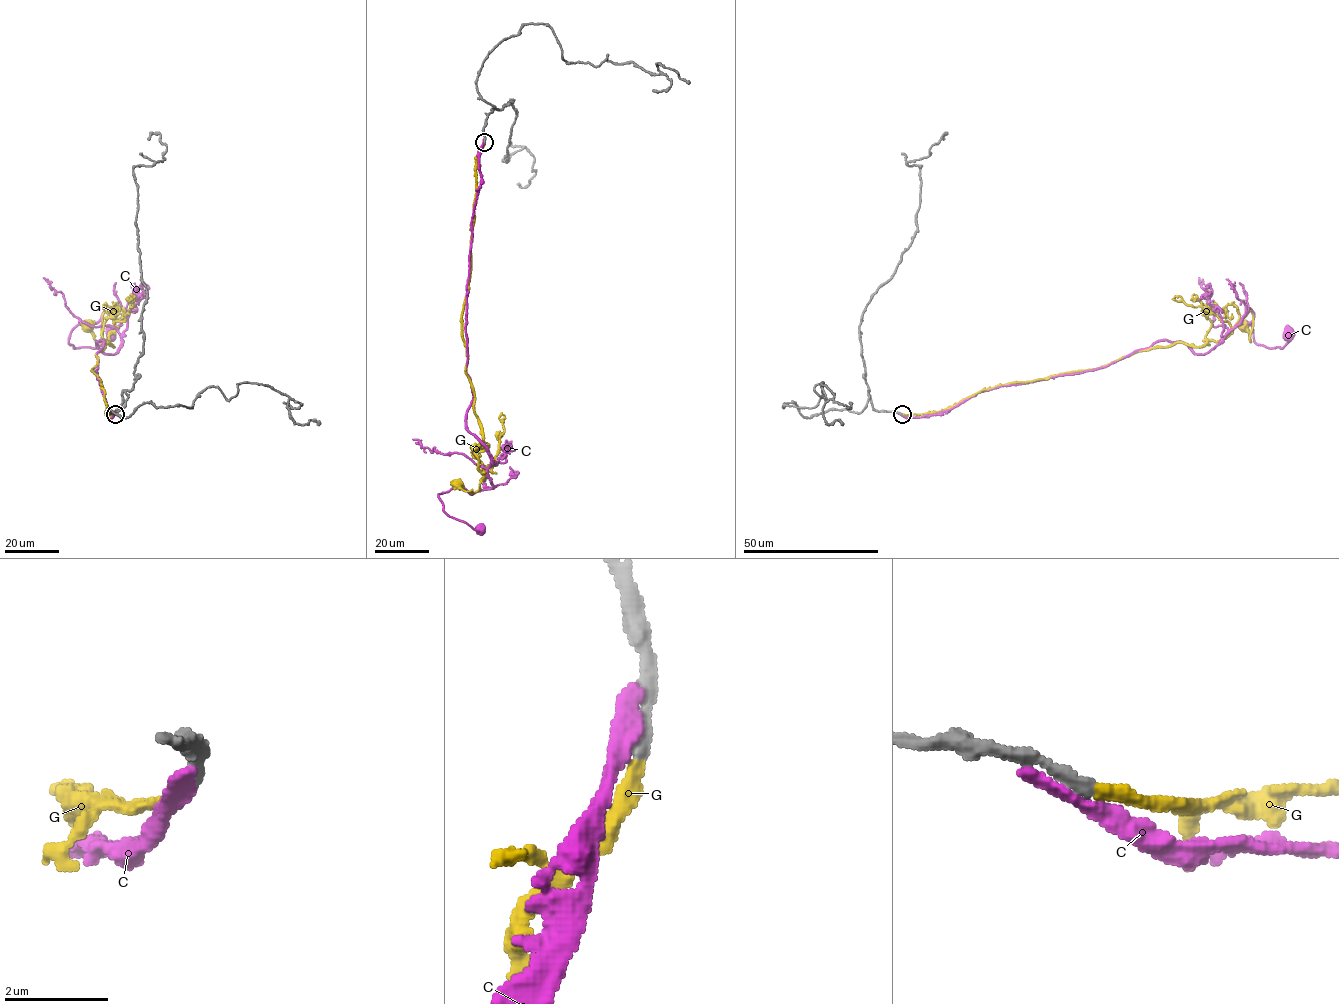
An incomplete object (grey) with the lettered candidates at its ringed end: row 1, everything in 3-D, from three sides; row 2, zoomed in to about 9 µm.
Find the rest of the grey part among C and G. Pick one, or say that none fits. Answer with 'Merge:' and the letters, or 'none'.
Merge: G

